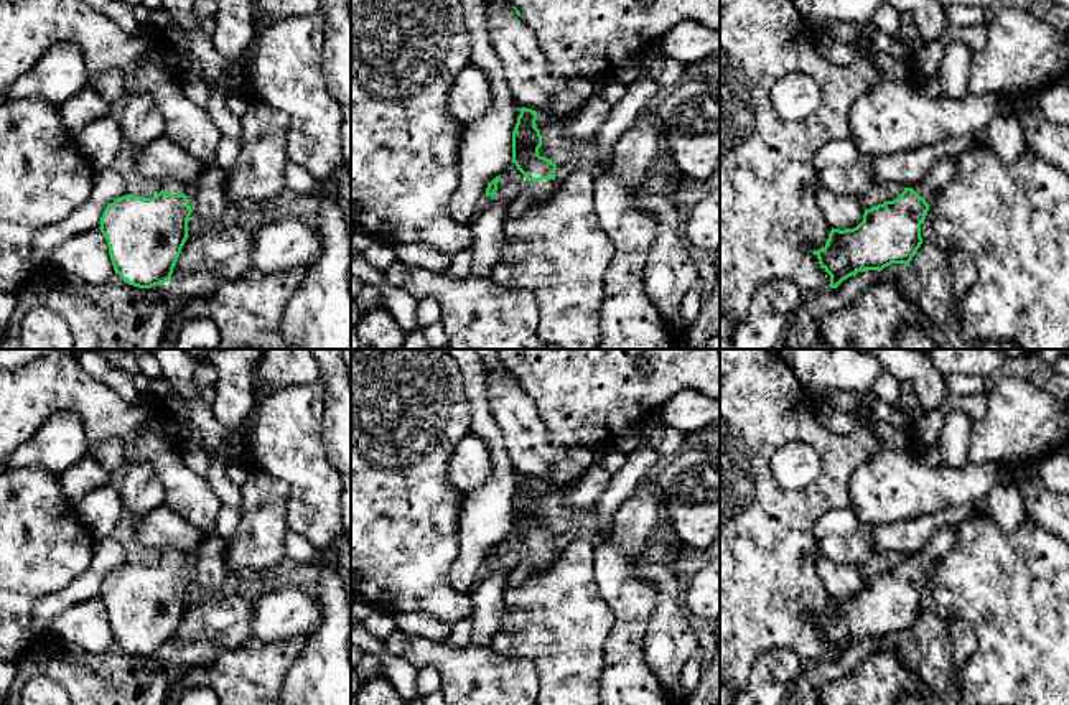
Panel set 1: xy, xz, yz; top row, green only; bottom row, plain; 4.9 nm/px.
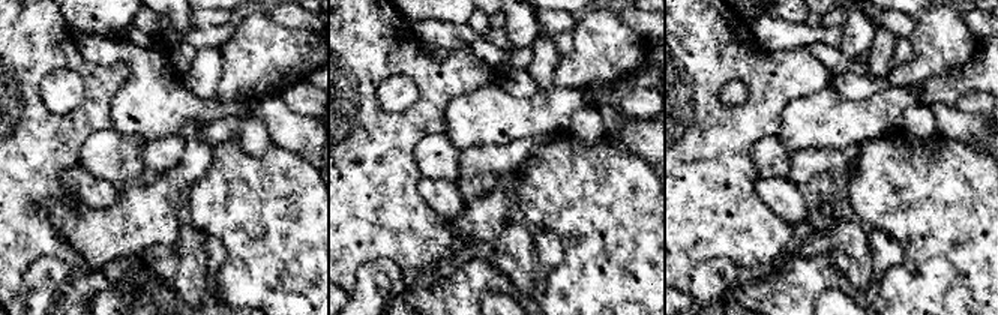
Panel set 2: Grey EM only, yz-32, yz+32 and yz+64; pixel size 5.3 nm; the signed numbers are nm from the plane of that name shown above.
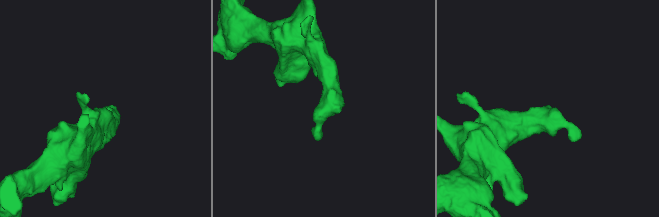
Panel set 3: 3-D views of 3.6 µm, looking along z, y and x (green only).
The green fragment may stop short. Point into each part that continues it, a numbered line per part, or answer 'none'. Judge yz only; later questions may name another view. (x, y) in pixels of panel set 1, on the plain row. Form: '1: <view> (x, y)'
1: yz (944, 537)

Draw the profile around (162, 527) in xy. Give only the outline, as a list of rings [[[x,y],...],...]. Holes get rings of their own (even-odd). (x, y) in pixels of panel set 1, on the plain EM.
[[[166,504],[137,521],[135,530],[143,547],[175,547],[184,555],[198,552],[203,540],[199,529]]]

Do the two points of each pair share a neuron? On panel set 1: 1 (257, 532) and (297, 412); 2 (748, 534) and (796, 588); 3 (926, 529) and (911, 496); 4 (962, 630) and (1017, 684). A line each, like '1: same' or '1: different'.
1: different
2: same
3: different
4: different

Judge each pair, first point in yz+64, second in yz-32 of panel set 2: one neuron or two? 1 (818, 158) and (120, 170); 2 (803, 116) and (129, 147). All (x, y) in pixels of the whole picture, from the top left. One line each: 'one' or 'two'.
1: two
2: two

